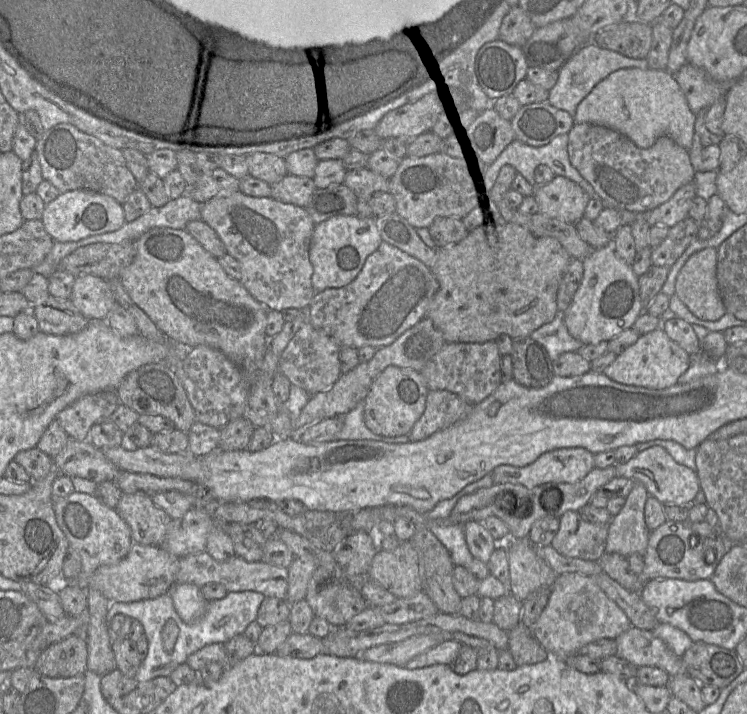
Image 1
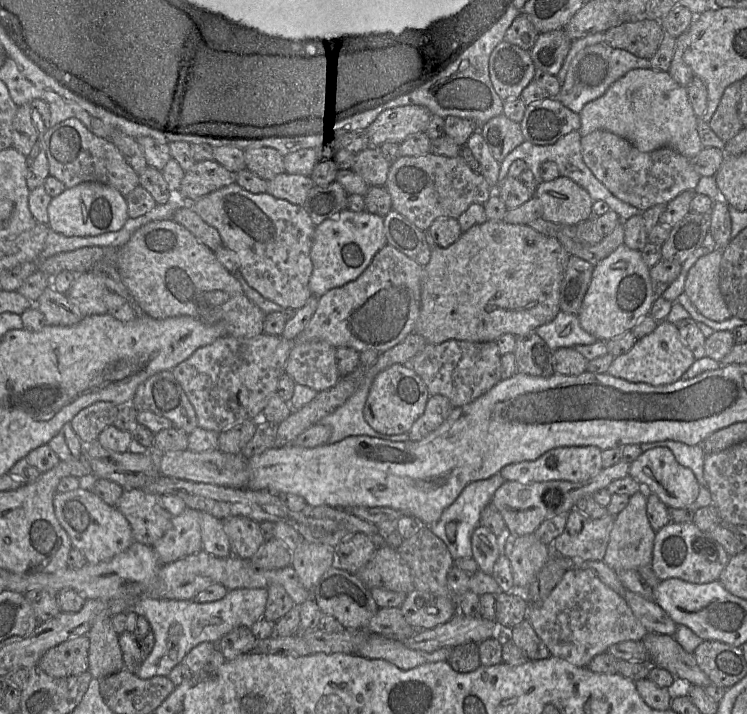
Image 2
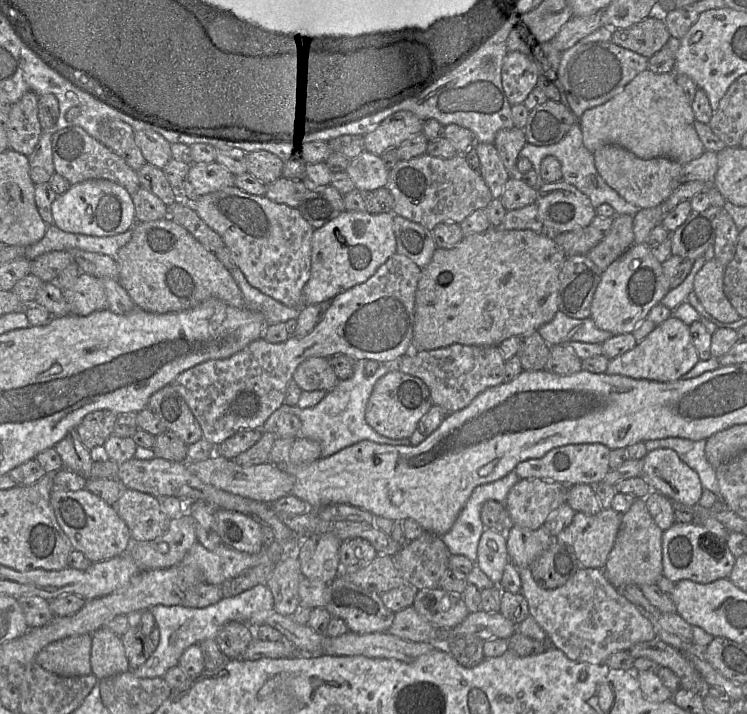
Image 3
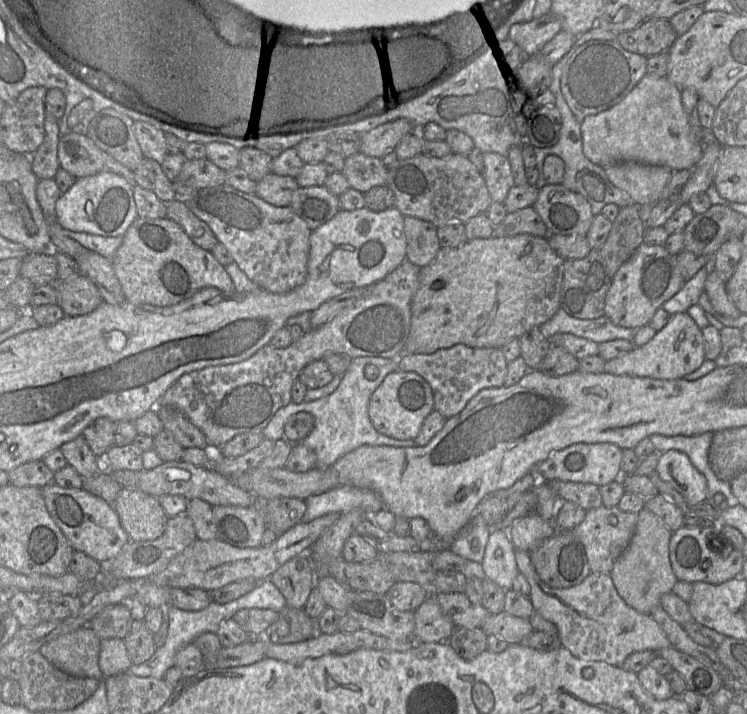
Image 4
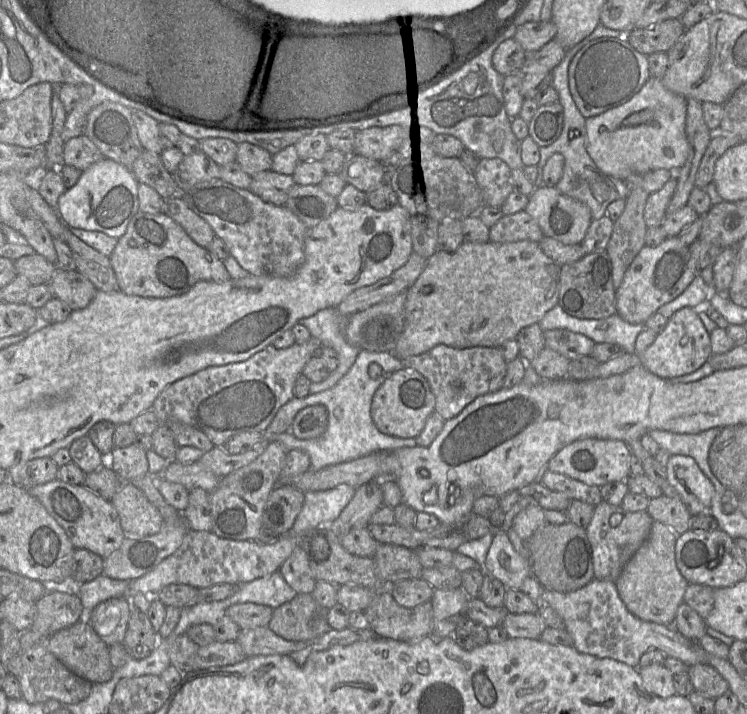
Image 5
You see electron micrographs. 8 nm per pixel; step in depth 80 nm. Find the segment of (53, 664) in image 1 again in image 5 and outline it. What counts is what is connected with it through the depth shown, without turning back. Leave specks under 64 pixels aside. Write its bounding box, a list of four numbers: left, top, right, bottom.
[46,621,114,684]

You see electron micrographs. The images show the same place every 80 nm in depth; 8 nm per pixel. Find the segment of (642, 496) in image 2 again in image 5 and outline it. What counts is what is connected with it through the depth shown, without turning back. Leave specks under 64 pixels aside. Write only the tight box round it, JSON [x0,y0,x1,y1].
[615,521,689,626]

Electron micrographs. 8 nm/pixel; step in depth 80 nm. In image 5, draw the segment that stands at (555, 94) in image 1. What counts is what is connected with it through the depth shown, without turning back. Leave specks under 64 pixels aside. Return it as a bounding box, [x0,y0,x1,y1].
[568,35,650,119]

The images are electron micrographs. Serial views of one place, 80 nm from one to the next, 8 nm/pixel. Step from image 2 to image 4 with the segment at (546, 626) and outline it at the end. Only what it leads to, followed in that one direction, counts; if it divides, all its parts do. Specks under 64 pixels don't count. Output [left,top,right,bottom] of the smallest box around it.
[515,549,672,667]

